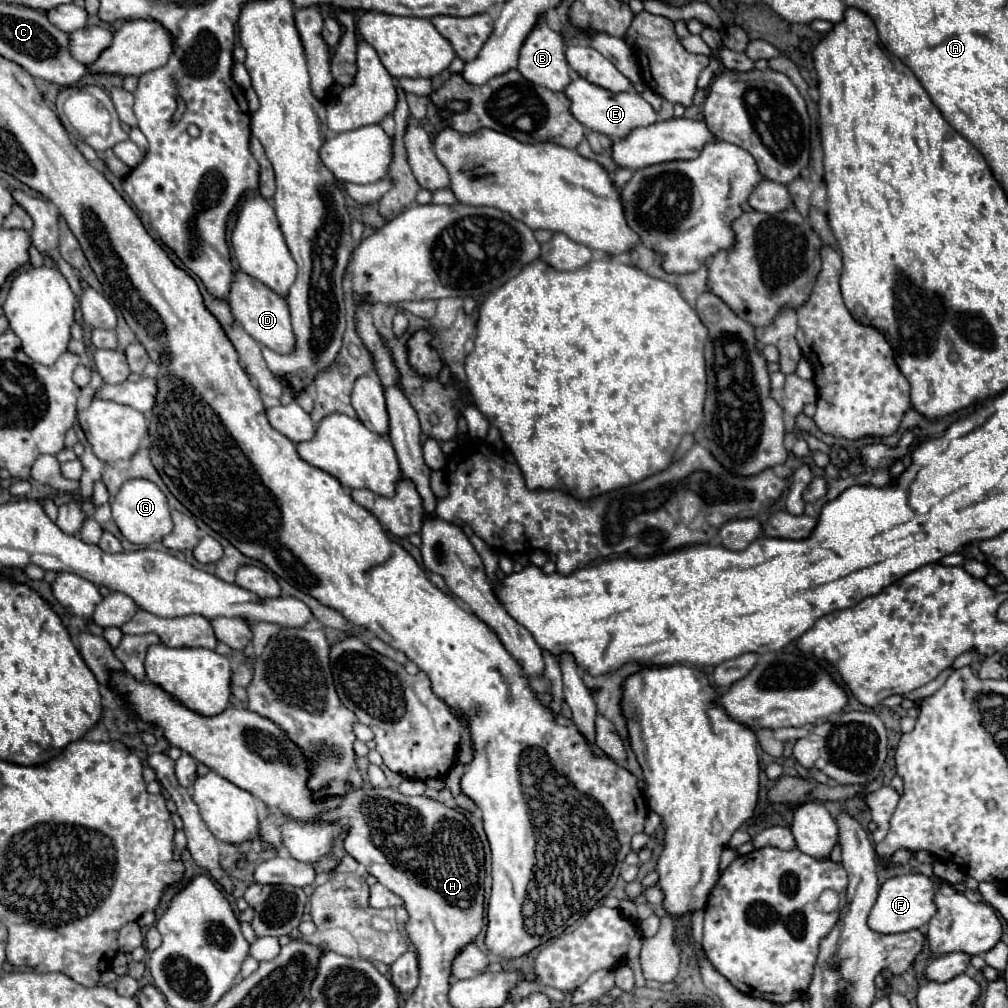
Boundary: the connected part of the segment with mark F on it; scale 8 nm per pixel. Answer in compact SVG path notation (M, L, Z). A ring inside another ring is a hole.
M900 875L888 879L880 891L878 899L868 915L868 927L876 933L884 935L894 935L894 933L904 933L910 929L920 929L930 921L930 917L936 913L936 905L932 901L936 893L936 885L924 877L924 875Z

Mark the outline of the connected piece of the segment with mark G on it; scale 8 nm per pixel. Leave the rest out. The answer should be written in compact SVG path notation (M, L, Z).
M132 479L120 487L112 503L112 517L120 533L130 543L136 545L150 545L154 541L162 541L162 537L172 531L172 519L170 519L170 507L166 495L148 479Z

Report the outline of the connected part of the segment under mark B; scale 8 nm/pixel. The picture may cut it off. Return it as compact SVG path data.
M544 15L520 49L518 71L528 81L552 91L564 91L570 83L568 63L564 57L564 39L548 27Z

